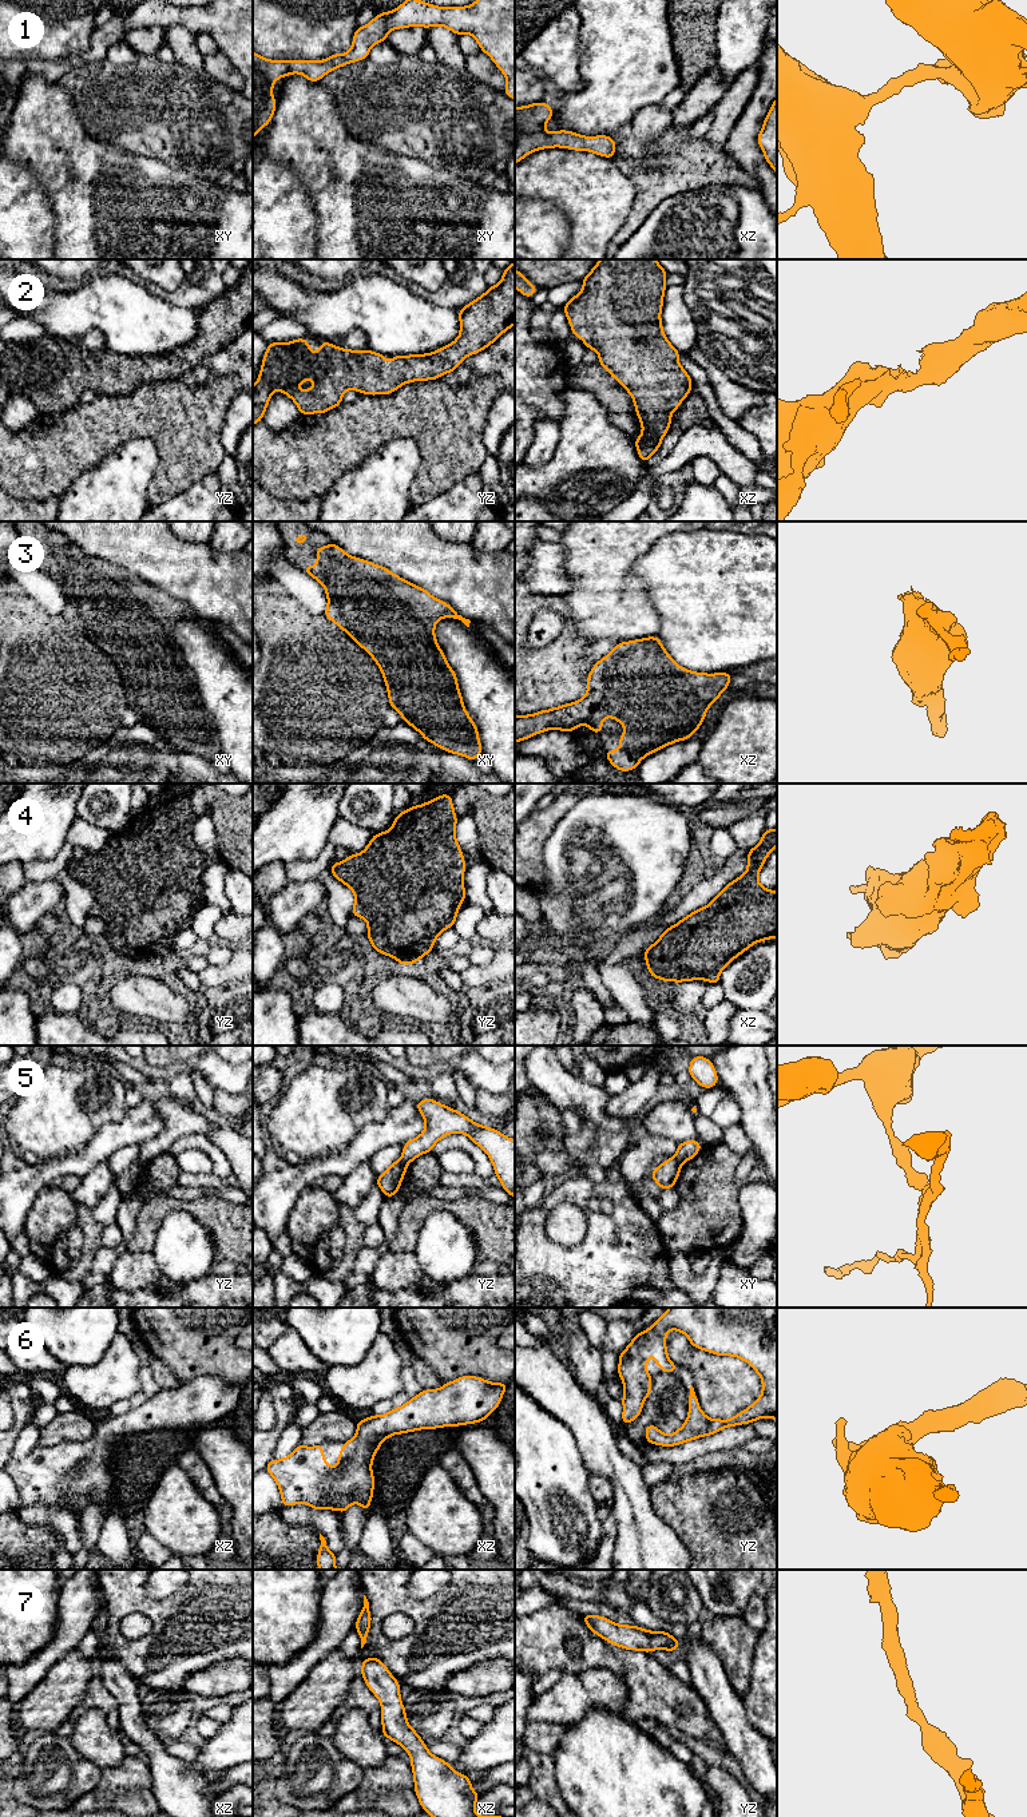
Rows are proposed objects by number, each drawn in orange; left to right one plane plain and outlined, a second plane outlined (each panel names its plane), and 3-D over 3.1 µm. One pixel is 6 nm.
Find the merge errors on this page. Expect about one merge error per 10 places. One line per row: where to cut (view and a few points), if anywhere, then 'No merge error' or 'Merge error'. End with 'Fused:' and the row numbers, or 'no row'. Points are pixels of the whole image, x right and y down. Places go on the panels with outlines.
1: No split. No merge error
2: No split. No merge error
3: No split. No merge error
4: No split. No merge error
5: Split along xy (674, 1157), (681, 1163). Merge error
6: No split. No merge error
7: No split. No merge error
Fused: 5

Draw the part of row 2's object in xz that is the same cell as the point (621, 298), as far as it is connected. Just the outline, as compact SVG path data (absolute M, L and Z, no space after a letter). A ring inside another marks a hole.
M600 259L582 279L583 289L562 308L574 337L599 354L598 362L633 397L642 424L642 435L634 443L645 464L661 447L673 412L693 386L691 377L678 362L681 353L669 342L662 328L666 275L655 259Z

